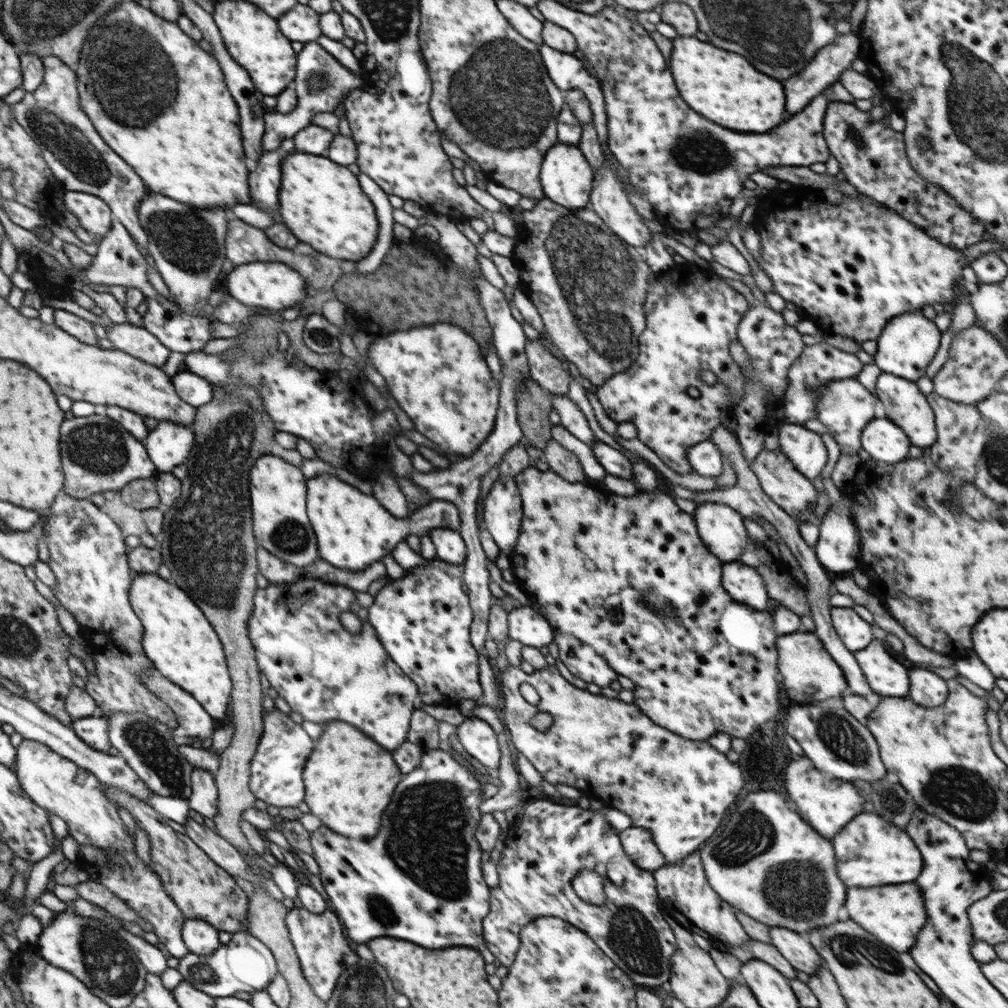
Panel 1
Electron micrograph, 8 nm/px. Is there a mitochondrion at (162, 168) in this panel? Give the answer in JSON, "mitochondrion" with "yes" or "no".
{"mitochondrion":"no"}

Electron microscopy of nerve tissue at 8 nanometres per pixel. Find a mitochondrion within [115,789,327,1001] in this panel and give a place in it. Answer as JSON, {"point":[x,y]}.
{"point":[201,973]}

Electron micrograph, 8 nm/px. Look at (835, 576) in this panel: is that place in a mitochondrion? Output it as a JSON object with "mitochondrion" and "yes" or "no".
{"mitochondrion":"no"}

